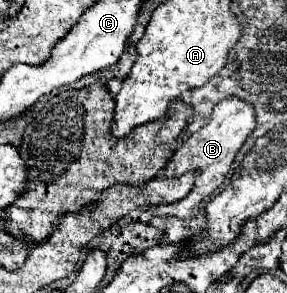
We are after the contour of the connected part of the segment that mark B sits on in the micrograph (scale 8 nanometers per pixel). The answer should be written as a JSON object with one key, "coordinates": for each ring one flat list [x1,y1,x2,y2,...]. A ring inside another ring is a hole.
{"coordinates":[[226,98,222,102,216,104,210,122,200,128,198,132,194,132,170,158,168,166,164,168,162,176,170,178,170,176,182,176,186,172,200,172,200,176,194,180,194,186,190,190,190,194,170,206,162,206,162,210,146,210,140,214,140,222,148,222,152,216,176,216,176,218,194,218,200,210,200,202,206,200,216,188,220,188,226,180,226,174,234,162,234,156,238,154,240,146,244,144,244,140,248,138,248,134,254,130,256,120,254,120,254,110,250,104,246,104,240,98]]}

